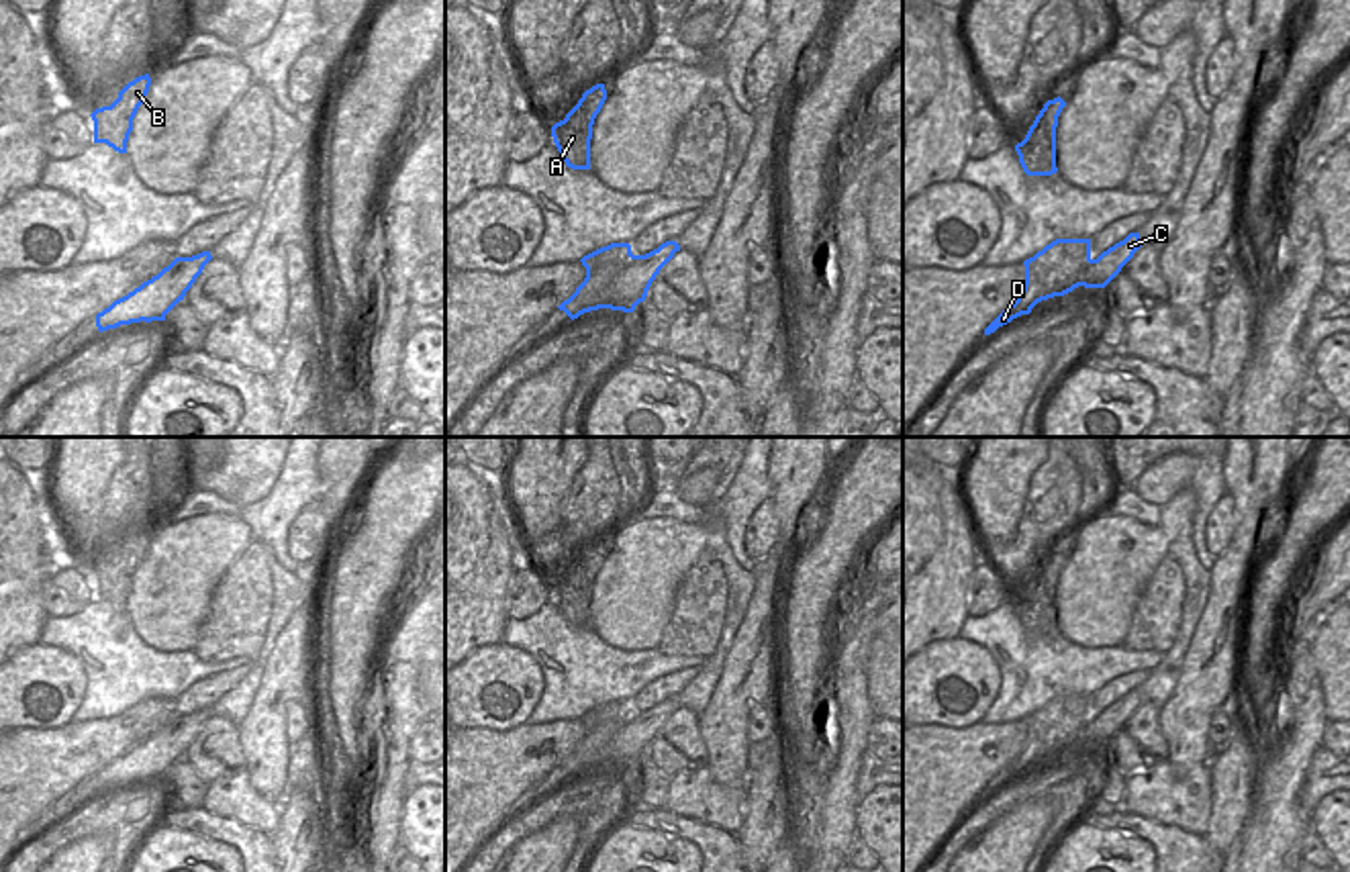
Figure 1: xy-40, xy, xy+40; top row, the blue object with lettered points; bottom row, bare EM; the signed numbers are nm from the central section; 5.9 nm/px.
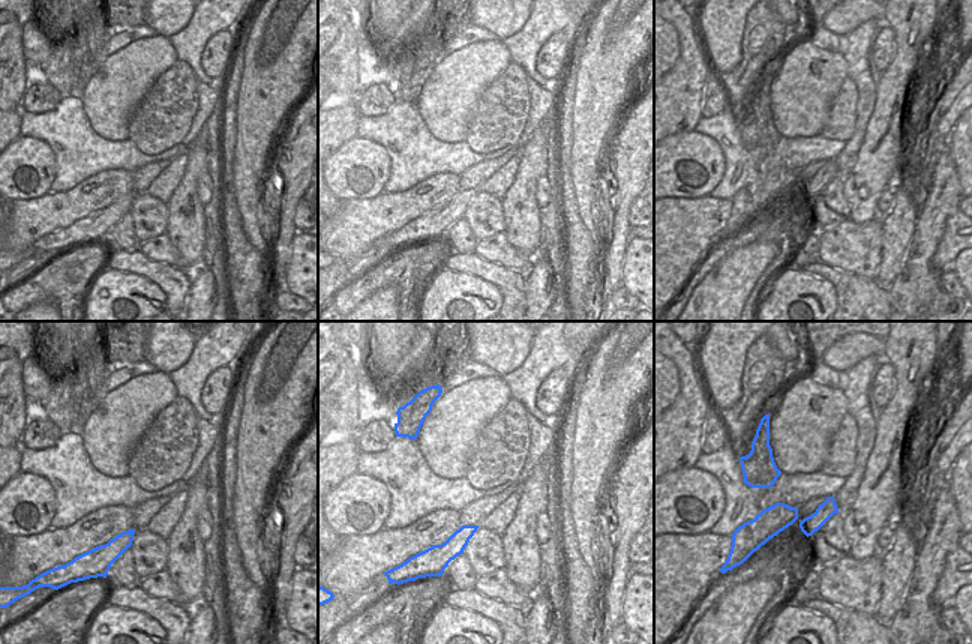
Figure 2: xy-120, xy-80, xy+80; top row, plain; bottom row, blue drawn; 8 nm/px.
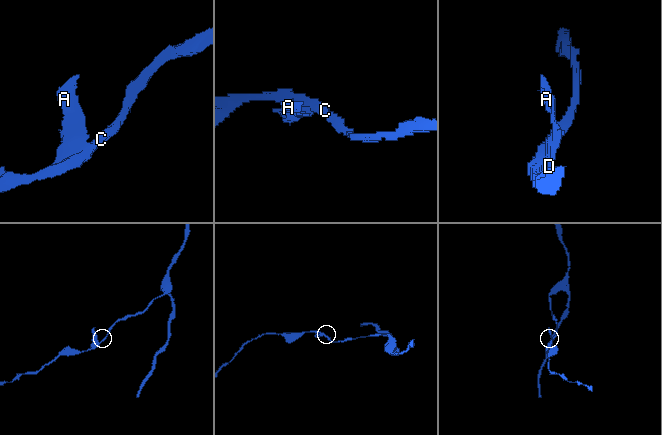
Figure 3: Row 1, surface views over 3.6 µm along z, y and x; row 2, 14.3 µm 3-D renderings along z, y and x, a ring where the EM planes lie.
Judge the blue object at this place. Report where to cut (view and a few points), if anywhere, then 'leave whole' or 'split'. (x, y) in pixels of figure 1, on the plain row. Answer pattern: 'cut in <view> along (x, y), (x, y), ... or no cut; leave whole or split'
cut in xy along (640, 713), (615, 734), (597, 764); split

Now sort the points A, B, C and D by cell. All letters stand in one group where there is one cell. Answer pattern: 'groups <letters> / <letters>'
groups A B D / C

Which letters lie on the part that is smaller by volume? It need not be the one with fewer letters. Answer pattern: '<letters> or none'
A, B, D

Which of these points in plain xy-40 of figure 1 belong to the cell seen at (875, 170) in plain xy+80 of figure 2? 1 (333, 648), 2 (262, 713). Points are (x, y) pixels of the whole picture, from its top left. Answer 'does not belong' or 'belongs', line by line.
1: does not belong
2: belongs

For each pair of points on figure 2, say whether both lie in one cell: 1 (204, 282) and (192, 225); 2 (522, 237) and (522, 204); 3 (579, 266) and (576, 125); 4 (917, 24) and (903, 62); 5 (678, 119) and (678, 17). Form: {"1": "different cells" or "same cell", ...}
{"1": "different cells", "2": "same cell", "3": "same cell", "4": "same cell", "5": "same cell"}

